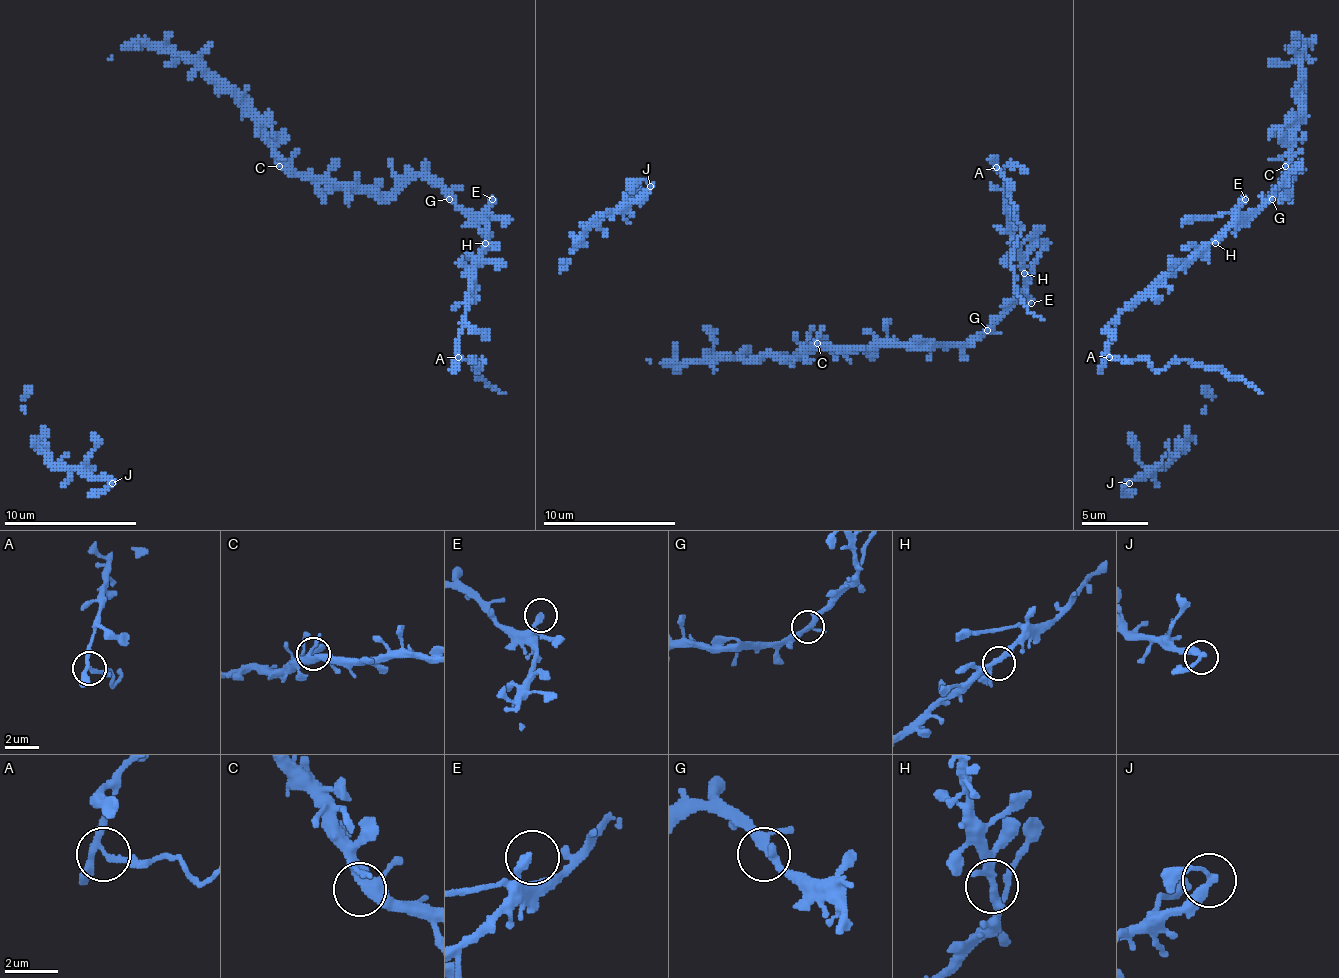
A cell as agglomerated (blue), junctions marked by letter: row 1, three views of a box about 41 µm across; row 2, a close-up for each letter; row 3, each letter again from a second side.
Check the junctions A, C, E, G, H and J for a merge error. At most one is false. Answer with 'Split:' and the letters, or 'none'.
Split: A

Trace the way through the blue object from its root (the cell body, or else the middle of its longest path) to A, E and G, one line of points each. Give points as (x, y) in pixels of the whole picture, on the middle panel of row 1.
A: (1024, 270), (1024, 256), (1014, 239), (1014, 216), (1007, 203), (1007, 183), (994, 166), (997, 166)
E: (1024, 270), (1027, 300), (1031, 303)
G: (1024, 270), (1024, 293), (987, 330)

